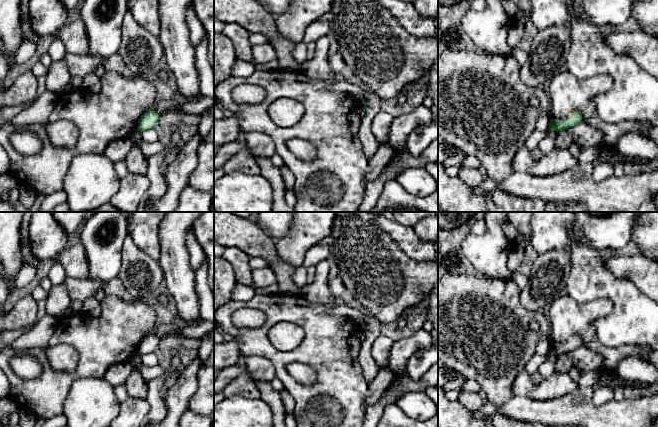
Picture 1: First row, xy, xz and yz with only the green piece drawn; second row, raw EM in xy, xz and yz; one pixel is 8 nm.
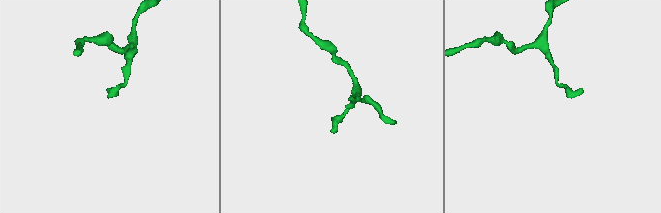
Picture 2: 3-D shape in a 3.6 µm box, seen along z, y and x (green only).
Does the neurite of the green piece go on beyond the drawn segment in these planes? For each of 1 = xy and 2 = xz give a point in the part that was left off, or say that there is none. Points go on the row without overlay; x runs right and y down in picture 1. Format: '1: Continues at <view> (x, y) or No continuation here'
1: No continuation here
2: No continuation here

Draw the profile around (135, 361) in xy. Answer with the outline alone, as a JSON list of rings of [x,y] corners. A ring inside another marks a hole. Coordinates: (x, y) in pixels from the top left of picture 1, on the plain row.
[[[137,353],[129,360],[129,363],[132,365],[133,370],[140,372],[140,366],[142,364],[141,356]]]

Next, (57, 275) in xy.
[[[54,262],[47,276],[53,286],[61,285],[65,282],[66,273],[64,268],[57,262]]]

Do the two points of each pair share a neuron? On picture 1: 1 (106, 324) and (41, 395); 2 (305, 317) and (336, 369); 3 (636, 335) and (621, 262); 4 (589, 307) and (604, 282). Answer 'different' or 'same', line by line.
1: same
2: same
3: different
4: different

